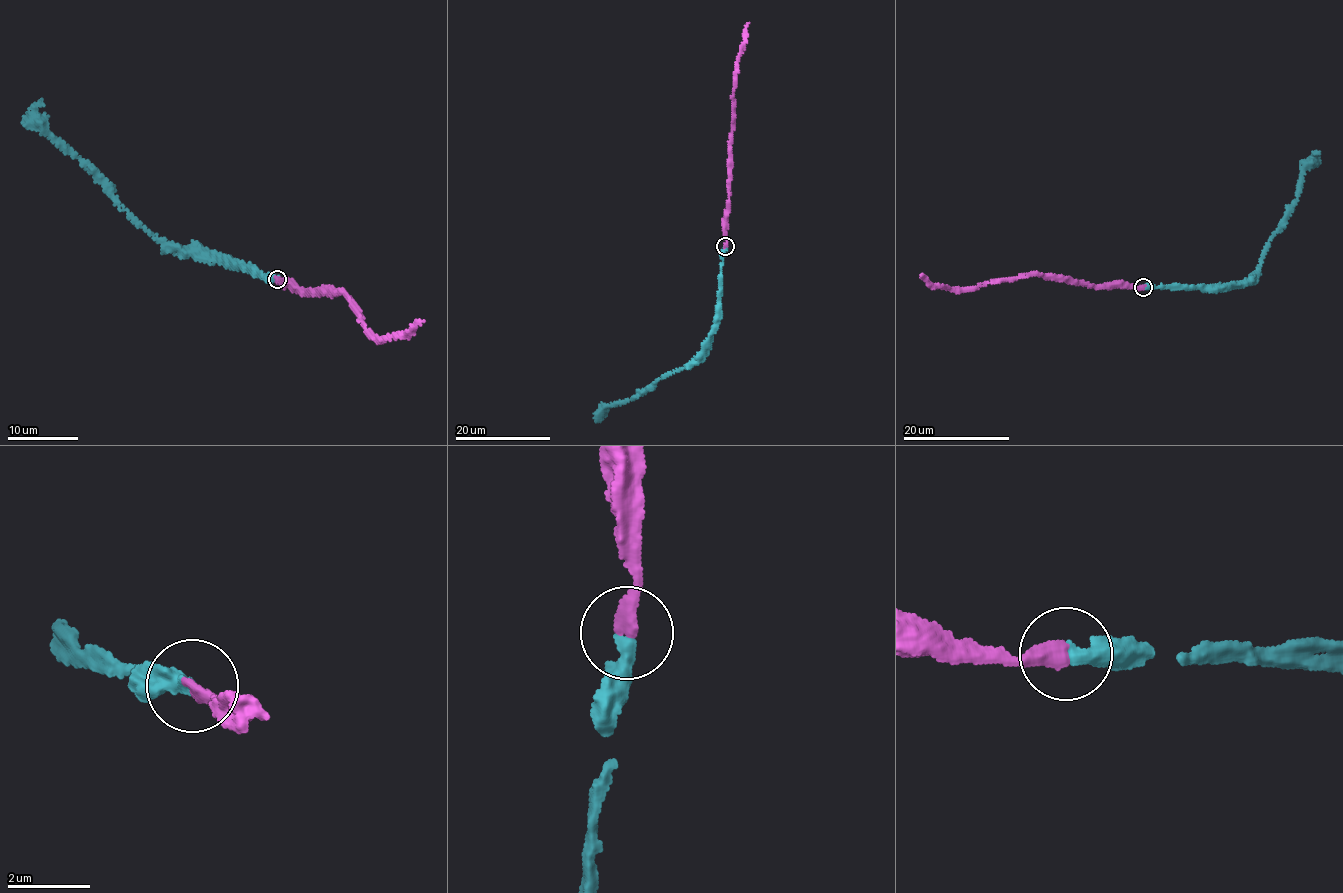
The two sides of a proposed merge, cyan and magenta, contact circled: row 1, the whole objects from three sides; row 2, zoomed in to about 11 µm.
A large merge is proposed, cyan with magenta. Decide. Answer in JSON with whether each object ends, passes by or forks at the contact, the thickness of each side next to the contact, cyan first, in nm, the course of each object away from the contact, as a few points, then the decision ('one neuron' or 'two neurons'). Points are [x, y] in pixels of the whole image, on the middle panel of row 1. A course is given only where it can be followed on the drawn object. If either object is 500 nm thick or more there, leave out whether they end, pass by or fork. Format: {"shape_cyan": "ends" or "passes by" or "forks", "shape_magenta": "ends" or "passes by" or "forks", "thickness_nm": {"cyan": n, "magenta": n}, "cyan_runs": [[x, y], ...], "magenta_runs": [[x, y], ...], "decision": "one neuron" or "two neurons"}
{"shape_cyan": "ends", "shape_magenta": "ends", "thickness_nm": {"cyan": 380, "magenta": 340}, "cyan_runs": [[725, 247], [717, 323], [711, 339], [690, 364], [657, 381], [653, 388], [628, 401], [600, 412], [604, 413]], "magenta_runs": [[725, 246], [736, 65], [748, 22]], "decision": "one neuron"}

